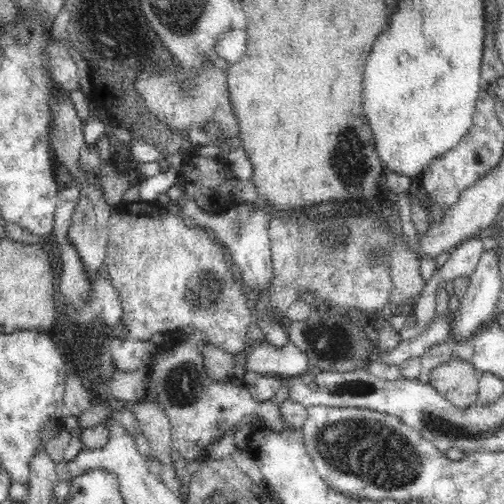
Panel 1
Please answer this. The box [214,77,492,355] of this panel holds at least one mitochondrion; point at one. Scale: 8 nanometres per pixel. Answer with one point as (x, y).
(350, 153)

